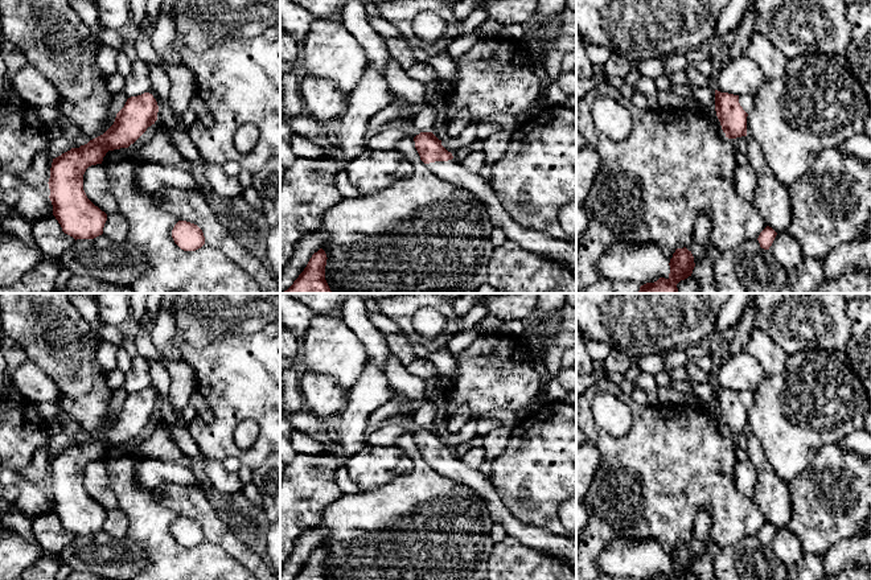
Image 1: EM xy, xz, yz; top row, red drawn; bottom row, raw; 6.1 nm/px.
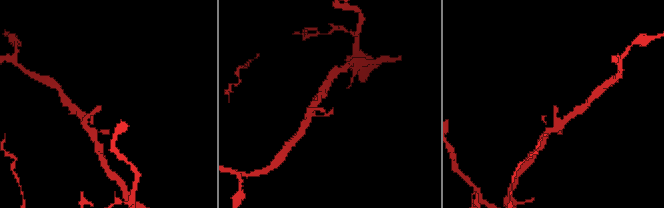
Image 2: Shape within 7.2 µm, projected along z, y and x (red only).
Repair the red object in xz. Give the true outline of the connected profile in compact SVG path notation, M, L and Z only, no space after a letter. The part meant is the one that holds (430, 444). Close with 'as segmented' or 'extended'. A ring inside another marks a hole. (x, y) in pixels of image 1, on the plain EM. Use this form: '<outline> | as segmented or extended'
M420 428L414 437L427 464L439 474L476 491L485 503L490 521L500 523L509 536L572 568L576 565L576 538L556 535L517 519L500 499L492 481L480 469L471 468L457 457L432 428Z | extended

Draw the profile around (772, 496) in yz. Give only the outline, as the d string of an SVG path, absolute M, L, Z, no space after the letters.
M747 432L747 454L755 466L757 482L753 505L776 528L785 528L792 515L790 482L780 478L763 451L760 441Z

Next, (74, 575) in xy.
M71 571L67 580L112 580L107 576L98 576L86 571Z

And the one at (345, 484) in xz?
M342 465L340 469L336 470L334 480L342 494L361 491L356 485L356 482L350 478L345 465Z

